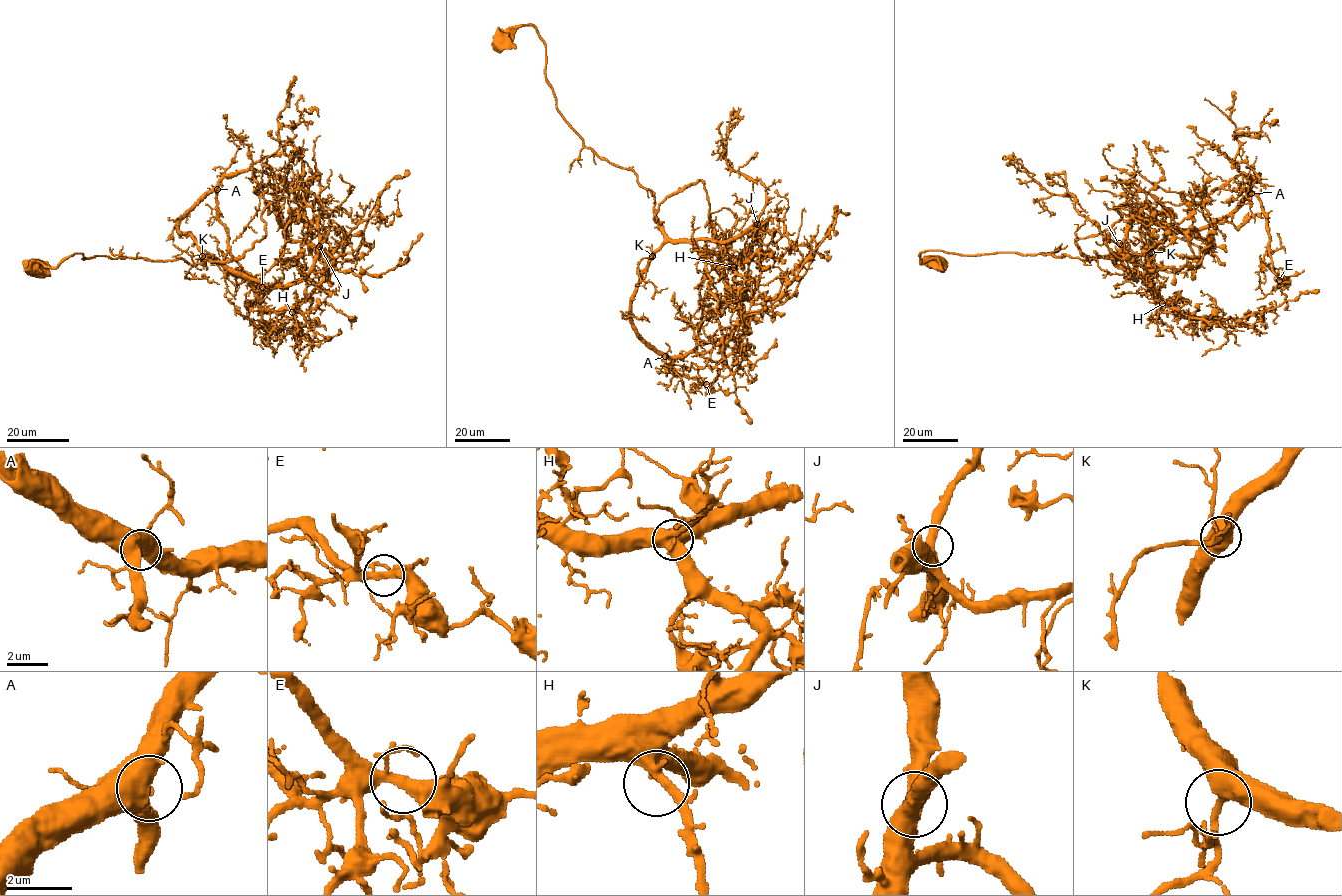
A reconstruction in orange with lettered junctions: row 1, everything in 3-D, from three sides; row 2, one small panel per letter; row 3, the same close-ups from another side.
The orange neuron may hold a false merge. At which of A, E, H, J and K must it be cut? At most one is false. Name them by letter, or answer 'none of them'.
none of them

